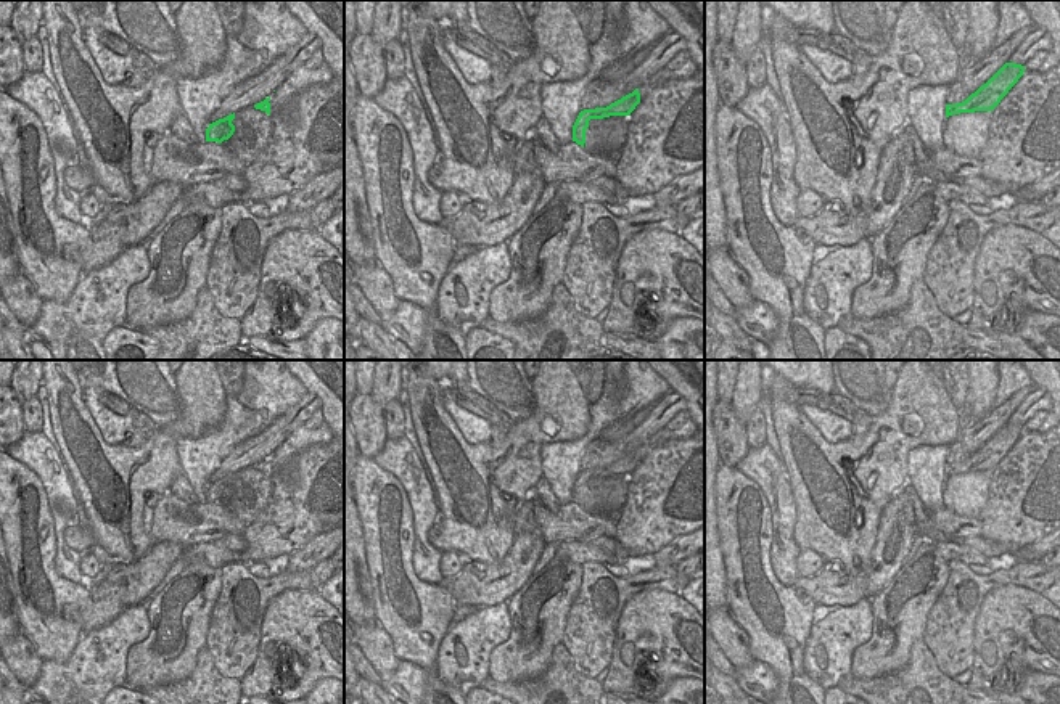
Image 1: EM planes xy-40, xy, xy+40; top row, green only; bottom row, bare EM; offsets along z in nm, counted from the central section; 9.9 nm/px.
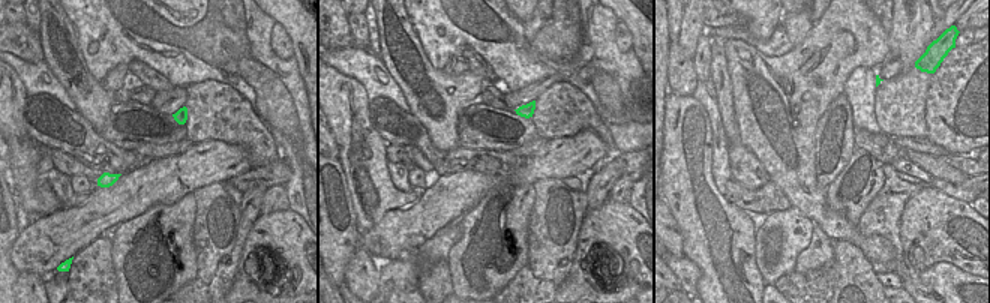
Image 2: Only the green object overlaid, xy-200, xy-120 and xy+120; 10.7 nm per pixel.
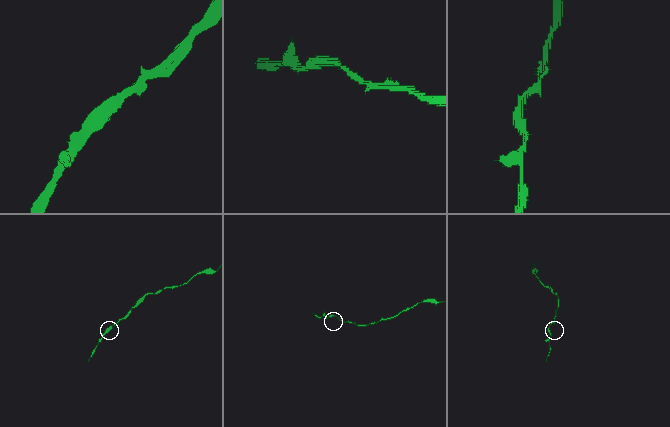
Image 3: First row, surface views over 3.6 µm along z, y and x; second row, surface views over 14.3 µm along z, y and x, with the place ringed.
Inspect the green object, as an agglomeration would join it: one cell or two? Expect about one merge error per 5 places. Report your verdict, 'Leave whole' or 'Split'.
Leave whole

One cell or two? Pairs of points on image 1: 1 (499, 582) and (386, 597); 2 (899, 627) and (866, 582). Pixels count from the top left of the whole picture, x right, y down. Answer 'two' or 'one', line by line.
1: two
2: two

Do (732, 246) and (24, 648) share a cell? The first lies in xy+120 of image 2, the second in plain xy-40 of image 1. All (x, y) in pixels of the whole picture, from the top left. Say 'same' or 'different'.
different

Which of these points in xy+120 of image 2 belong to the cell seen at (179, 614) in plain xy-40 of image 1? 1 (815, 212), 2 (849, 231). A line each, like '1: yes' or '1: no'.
1: no
2: no

